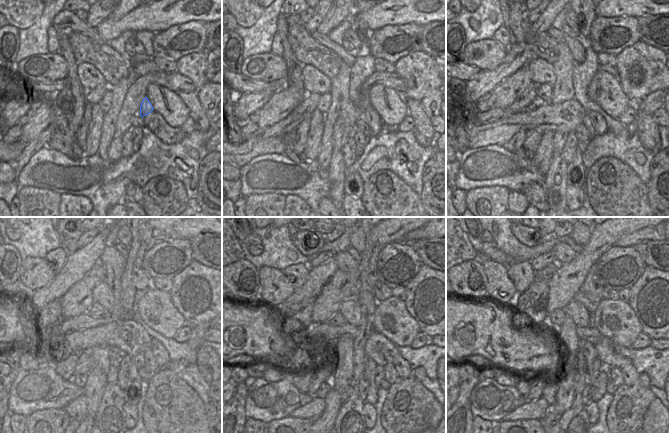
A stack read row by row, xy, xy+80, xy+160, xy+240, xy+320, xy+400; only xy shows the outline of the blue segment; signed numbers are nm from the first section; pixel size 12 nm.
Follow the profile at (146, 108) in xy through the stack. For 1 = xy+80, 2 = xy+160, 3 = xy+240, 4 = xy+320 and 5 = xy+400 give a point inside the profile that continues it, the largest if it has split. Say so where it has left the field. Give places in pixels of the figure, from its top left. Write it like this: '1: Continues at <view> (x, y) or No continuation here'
1: Continues at xy+80 (373, 120)
2: Continues at xy+160 (599, 123)
3: Continues at xy+240 (159, 357)
4: Continues at xy+320 (403, 368)
5: Continues at xy+400 (622, 373)

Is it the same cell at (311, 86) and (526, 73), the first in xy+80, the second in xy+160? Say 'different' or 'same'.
different

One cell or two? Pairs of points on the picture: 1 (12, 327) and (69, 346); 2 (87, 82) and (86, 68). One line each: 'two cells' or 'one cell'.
1: two cells
2: one cell

